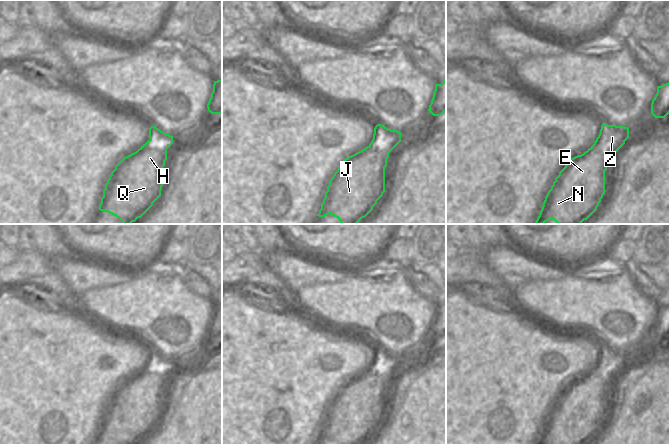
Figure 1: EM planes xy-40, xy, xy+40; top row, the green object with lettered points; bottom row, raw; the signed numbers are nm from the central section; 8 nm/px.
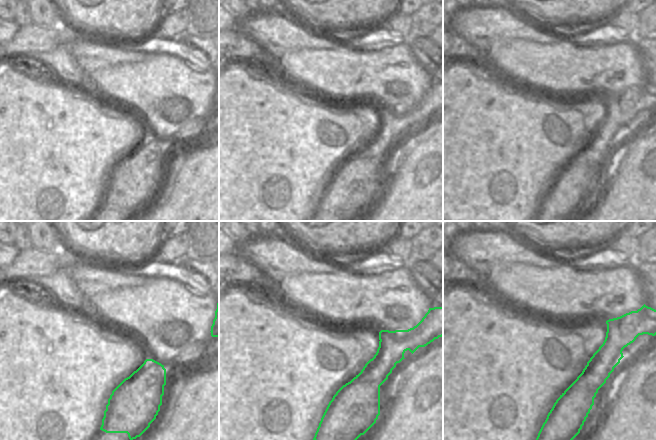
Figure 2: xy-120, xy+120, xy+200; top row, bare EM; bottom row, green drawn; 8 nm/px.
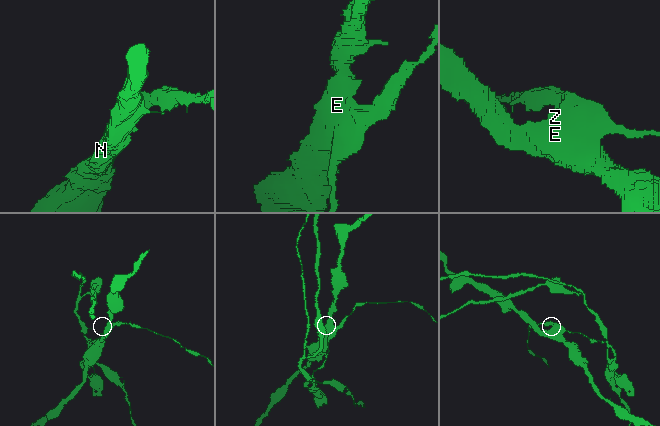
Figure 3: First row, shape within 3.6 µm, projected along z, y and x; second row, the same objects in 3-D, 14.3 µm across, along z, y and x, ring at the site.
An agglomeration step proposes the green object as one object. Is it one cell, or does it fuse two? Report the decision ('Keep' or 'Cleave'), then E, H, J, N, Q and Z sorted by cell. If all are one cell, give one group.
Cleave. Groups: E H J N Q / Z

